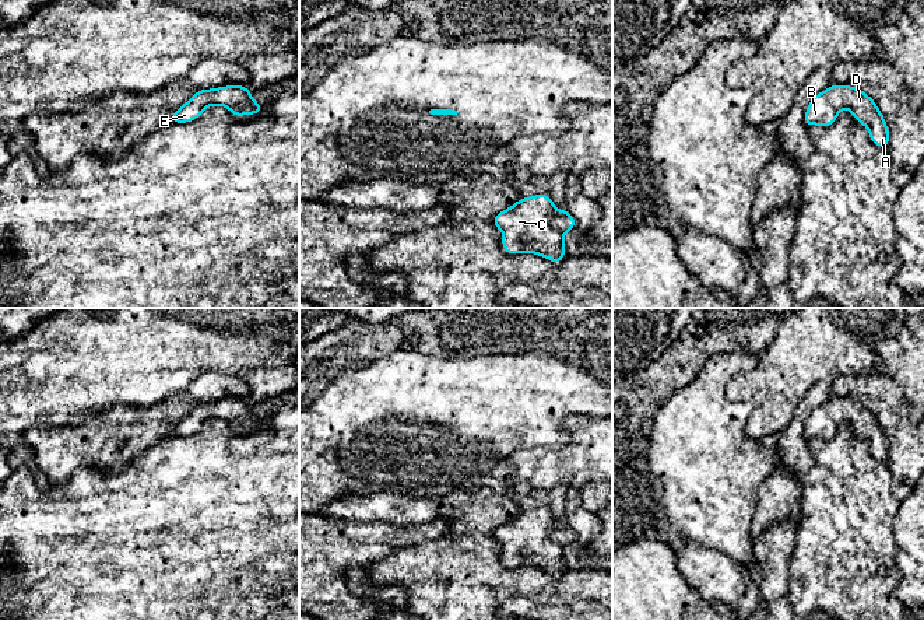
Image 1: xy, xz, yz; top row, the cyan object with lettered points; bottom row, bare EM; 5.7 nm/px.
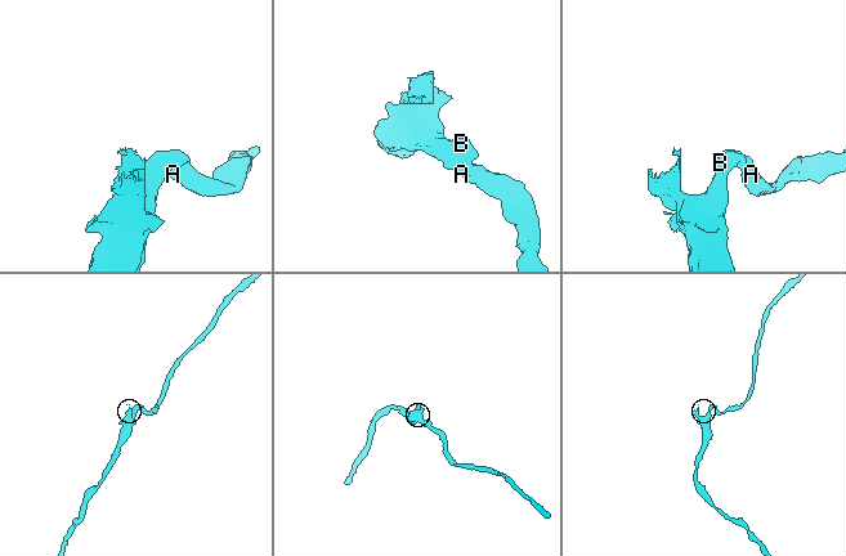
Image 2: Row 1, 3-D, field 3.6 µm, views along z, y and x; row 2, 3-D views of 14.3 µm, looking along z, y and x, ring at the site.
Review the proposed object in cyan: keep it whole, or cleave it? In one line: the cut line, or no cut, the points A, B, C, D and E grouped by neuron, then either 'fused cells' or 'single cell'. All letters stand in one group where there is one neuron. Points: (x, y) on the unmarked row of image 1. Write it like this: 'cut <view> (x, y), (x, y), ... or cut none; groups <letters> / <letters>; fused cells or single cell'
cut none; groups A B C D E; single cell

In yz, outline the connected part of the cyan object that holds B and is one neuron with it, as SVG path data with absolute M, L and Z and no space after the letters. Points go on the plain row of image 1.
M832 397L828 403L816 407L805 423L805 439L832 439L839 425L849 421L854 432L865 438L869 453L888 463L889 442L875 414L860 402Z

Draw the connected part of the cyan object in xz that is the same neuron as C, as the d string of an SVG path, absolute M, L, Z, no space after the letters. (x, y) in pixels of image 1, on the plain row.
M541 507L521 511L498 526L492 537L505 547L506 567L533 565L559 578L566 568L563 547L576 540L576 533L566 522L558 525L552 512Z

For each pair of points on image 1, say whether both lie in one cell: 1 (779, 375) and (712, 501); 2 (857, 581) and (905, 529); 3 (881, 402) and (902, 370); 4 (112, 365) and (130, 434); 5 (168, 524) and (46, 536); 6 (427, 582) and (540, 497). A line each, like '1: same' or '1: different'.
1: different
2: different
3: different
4: different
5: same
6: different

